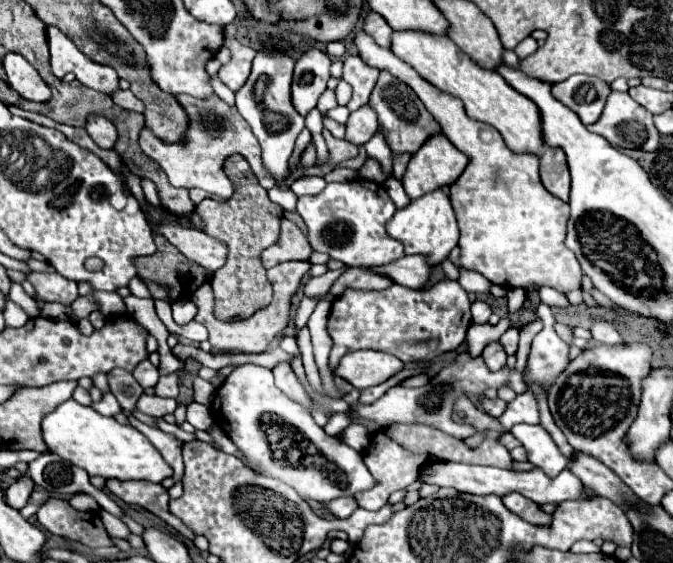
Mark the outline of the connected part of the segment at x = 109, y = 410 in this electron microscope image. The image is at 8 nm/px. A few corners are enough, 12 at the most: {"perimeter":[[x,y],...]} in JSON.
{"perimeter":[[103,393],[99,403],[93,403],[95,411],[113,417],[121,411],[115,395]]}

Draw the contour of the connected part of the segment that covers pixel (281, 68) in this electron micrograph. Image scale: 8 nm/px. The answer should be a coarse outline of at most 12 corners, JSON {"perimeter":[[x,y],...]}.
{"perimeter":[[259,51],[235,103],[263,145],[263,163],[289,177],[305,119],[289,103],[293,59]]}

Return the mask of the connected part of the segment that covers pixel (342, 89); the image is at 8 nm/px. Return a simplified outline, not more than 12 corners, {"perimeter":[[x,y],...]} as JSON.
{"perimeter":[[343,79],[335,87],[337,105],[347,105],[351,87]]}

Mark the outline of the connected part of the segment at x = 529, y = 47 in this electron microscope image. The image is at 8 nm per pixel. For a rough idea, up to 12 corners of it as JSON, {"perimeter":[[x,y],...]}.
{"perimeter":[[523,39],[515,47],[519,59],[535,53],[537,45],[535,39]]}

